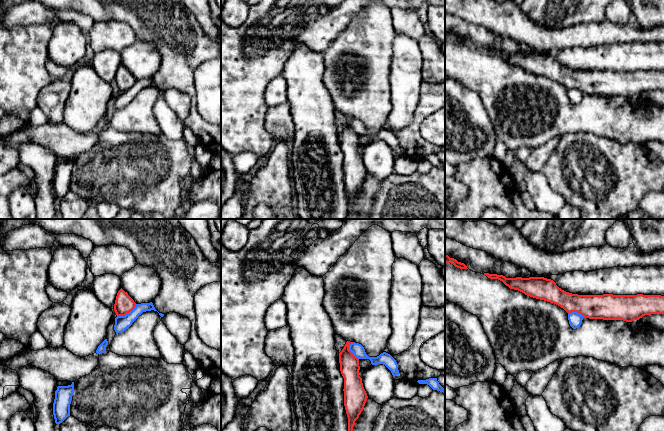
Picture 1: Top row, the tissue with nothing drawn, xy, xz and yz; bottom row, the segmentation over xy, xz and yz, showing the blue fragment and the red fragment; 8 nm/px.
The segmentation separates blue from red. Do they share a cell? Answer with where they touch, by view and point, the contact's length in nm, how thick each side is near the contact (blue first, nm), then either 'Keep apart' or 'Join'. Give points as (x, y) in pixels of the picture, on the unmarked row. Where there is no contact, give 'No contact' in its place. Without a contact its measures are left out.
Touches blue at xy (128, 89). Shared border 190 nm. Thickness 110 nm (blue) against 150 nm. Keep apart

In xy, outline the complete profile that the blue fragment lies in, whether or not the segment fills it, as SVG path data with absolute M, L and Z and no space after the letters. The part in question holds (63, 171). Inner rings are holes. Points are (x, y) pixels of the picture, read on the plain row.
M74 158L68 162L58 162L55 167L53 191L56 200L62 199L70 192L70 180L74 169Z

